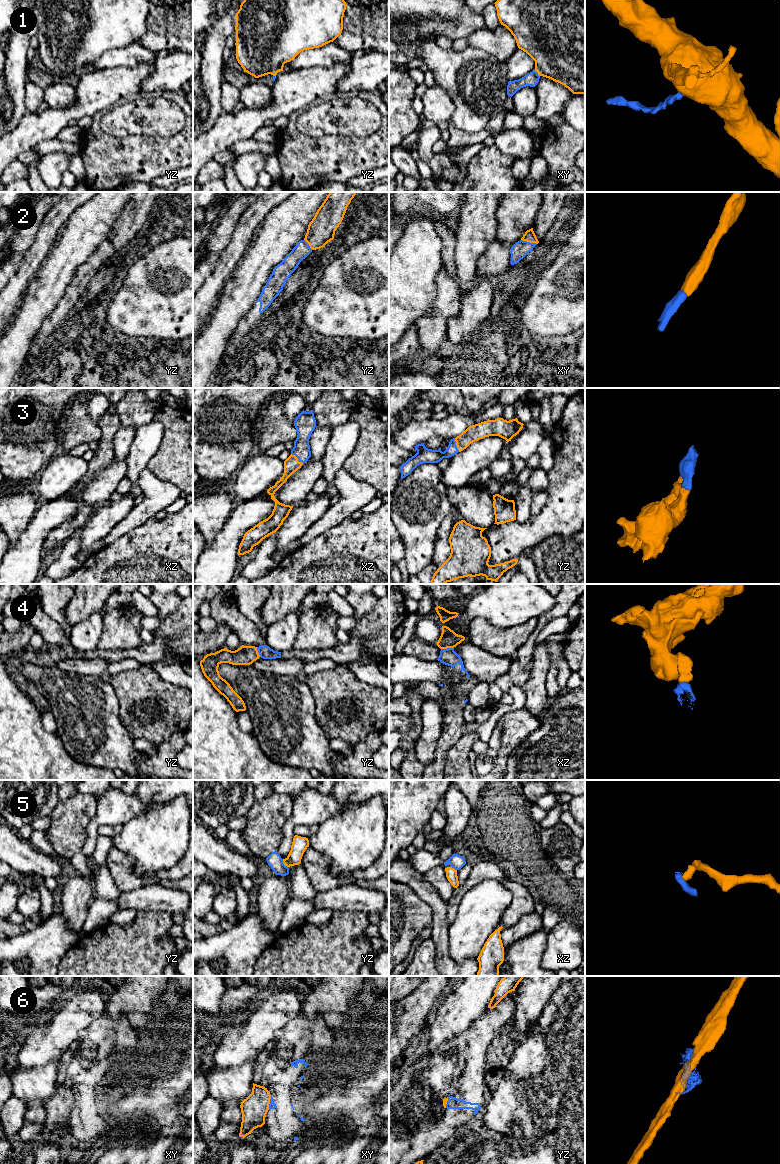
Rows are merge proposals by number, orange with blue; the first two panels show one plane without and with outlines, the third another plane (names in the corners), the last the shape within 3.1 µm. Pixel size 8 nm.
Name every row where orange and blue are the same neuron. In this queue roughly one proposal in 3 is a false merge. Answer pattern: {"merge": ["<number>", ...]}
{"merge": ["2", "3", "4"]}

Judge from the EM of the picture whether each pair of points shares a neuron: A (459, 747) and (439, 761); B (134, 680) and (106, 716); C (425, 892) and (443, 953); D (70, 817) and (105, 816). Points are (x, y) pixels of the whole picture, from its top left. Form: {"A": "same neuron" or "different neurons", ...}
{"A": "different neurons", "B": "different neurons", "C": "same neuron", "D": "different neurons"}

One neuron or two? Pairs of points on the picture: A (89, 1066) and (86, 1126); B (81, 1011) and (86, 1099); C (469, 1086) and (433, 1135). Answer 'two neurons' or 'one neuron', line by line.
A: one neuron
B: two neurons
C: one neuron

